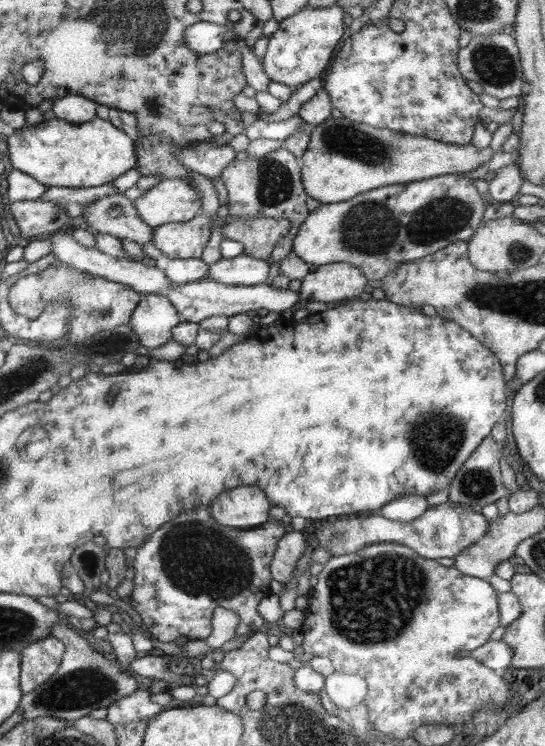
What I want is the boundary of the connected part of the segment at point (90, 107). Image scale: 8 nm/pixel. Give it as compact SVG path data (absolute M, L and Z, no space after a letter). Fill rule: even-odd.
M68 95L54 101L52 112L58 120L70 121L71 123L90 122L96 119L97 101L80 95Z

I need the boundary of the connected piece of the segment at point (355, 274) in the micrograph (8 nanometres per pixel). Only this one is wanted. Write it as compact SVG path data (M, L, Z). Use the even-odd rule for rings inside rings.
M347 263L326 264L310 272L301 280L300 302L338 302L338 300L358 299L364 292L368 278L356 265Z

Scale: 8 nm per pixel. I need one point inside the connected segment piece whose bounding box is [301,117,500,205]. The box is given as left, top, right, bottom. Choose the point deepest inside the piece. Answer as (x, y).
(344, 158)

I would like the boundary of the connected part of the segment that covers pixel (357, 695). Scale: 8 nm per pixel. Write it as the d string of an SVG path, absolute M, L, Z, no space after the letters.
M337 671L325 678L323 690L344 712L362 704L368 693L366 682L360 676Z

